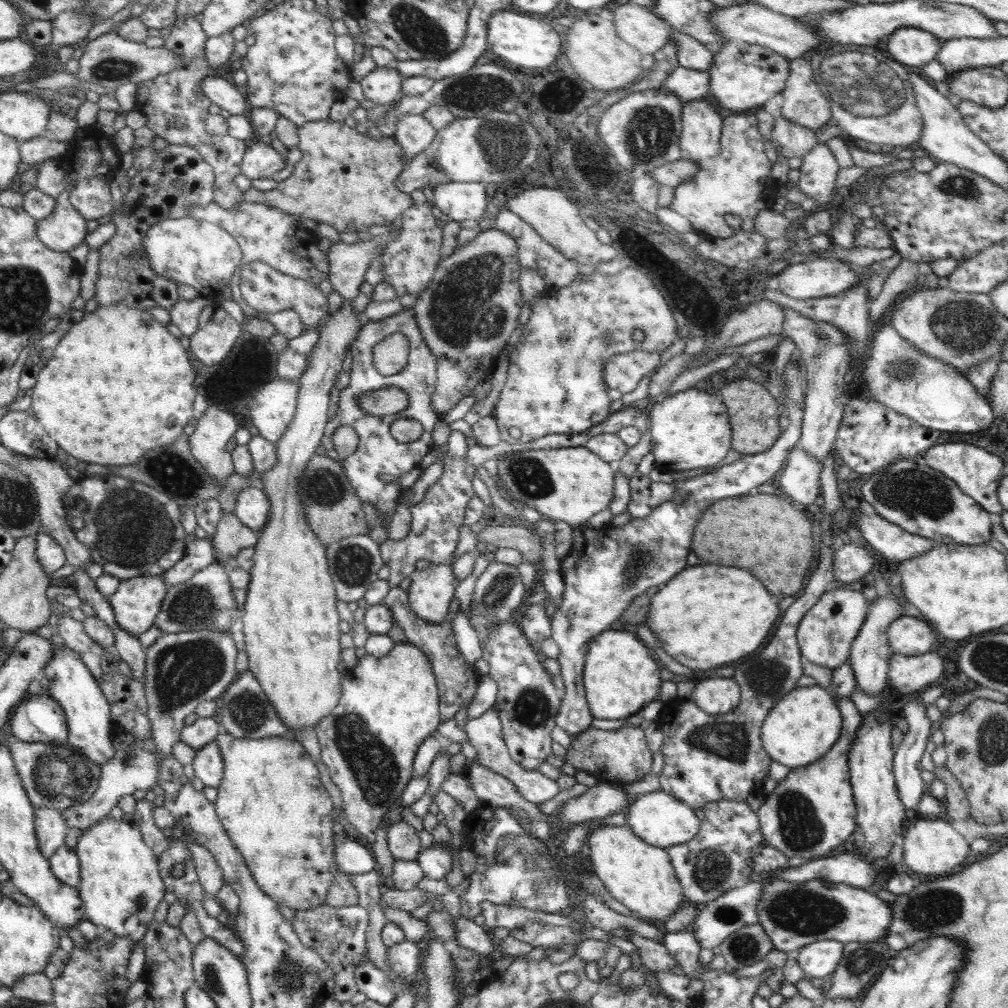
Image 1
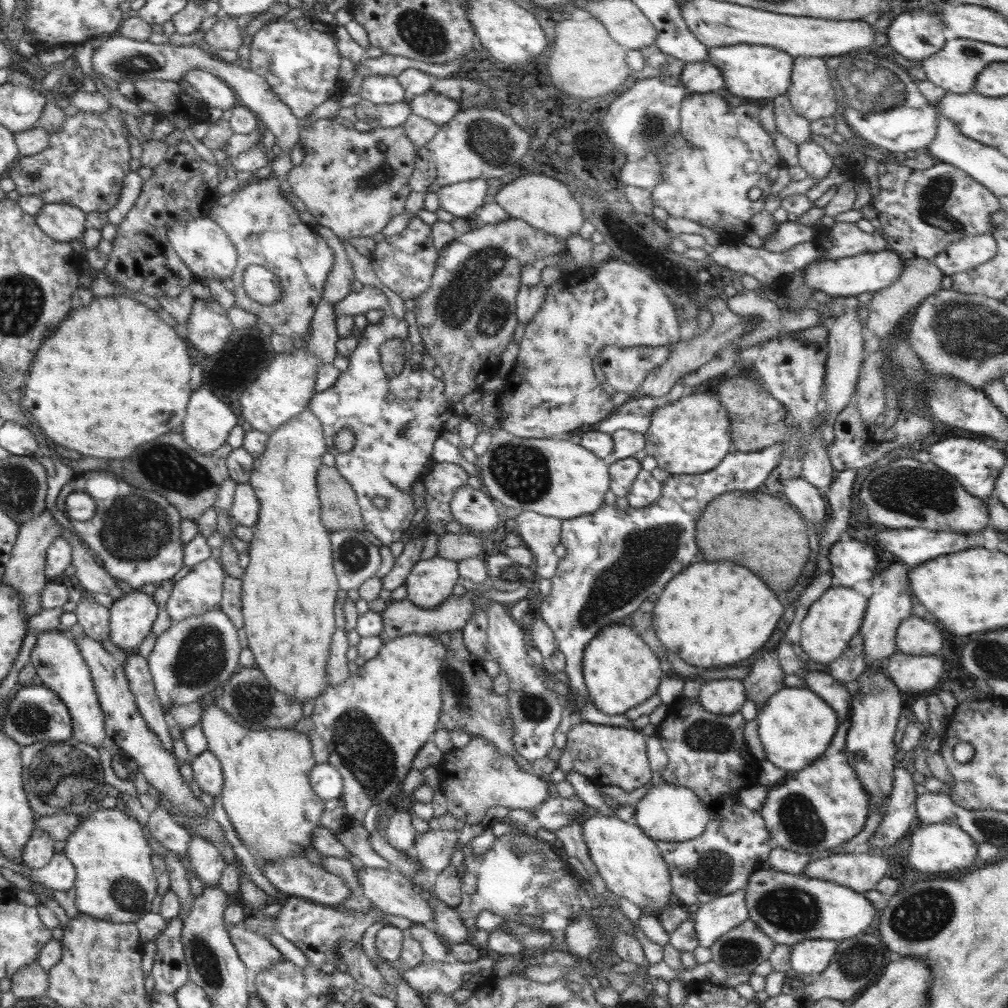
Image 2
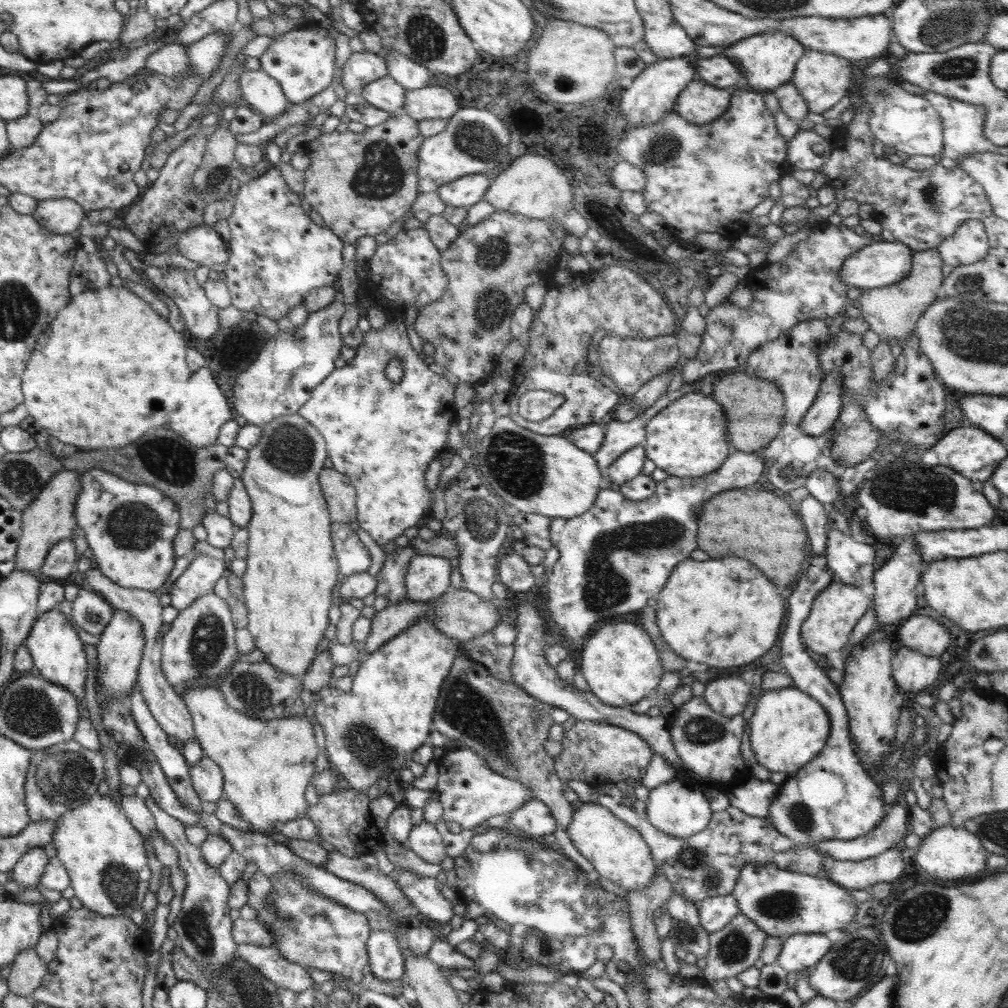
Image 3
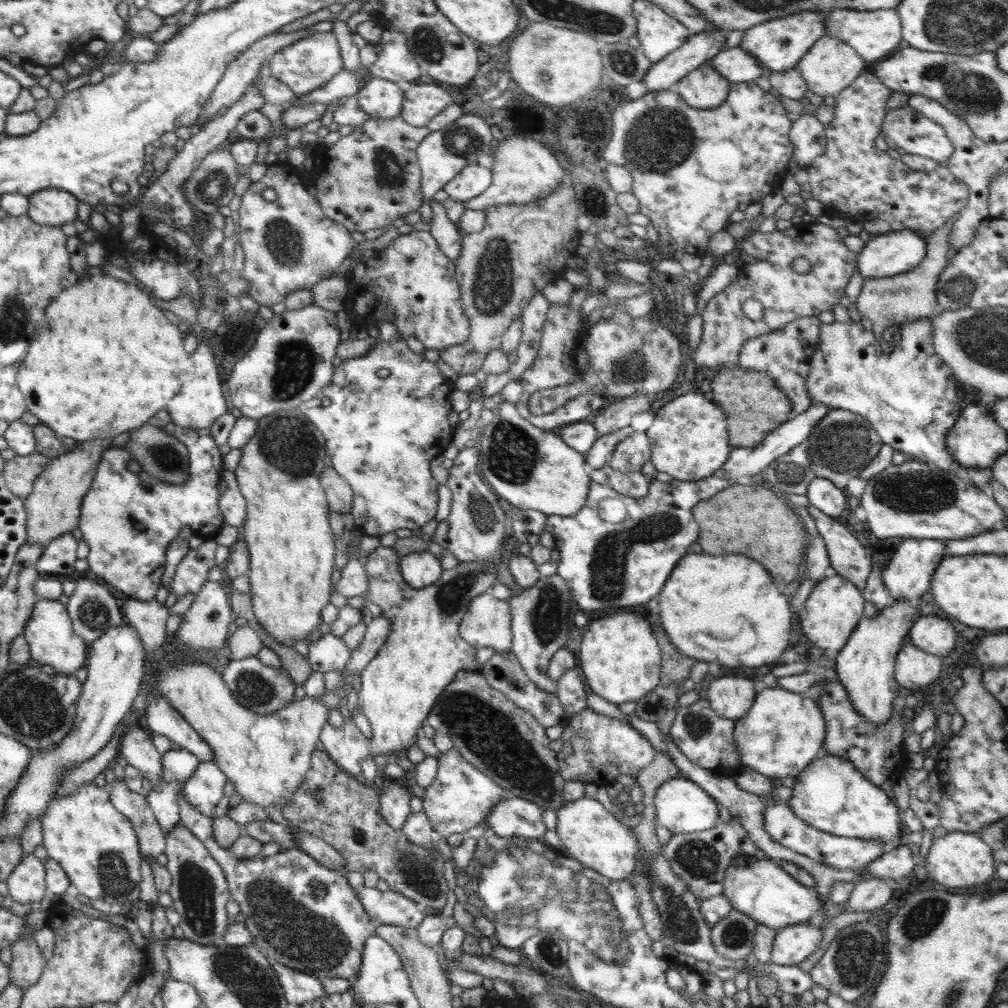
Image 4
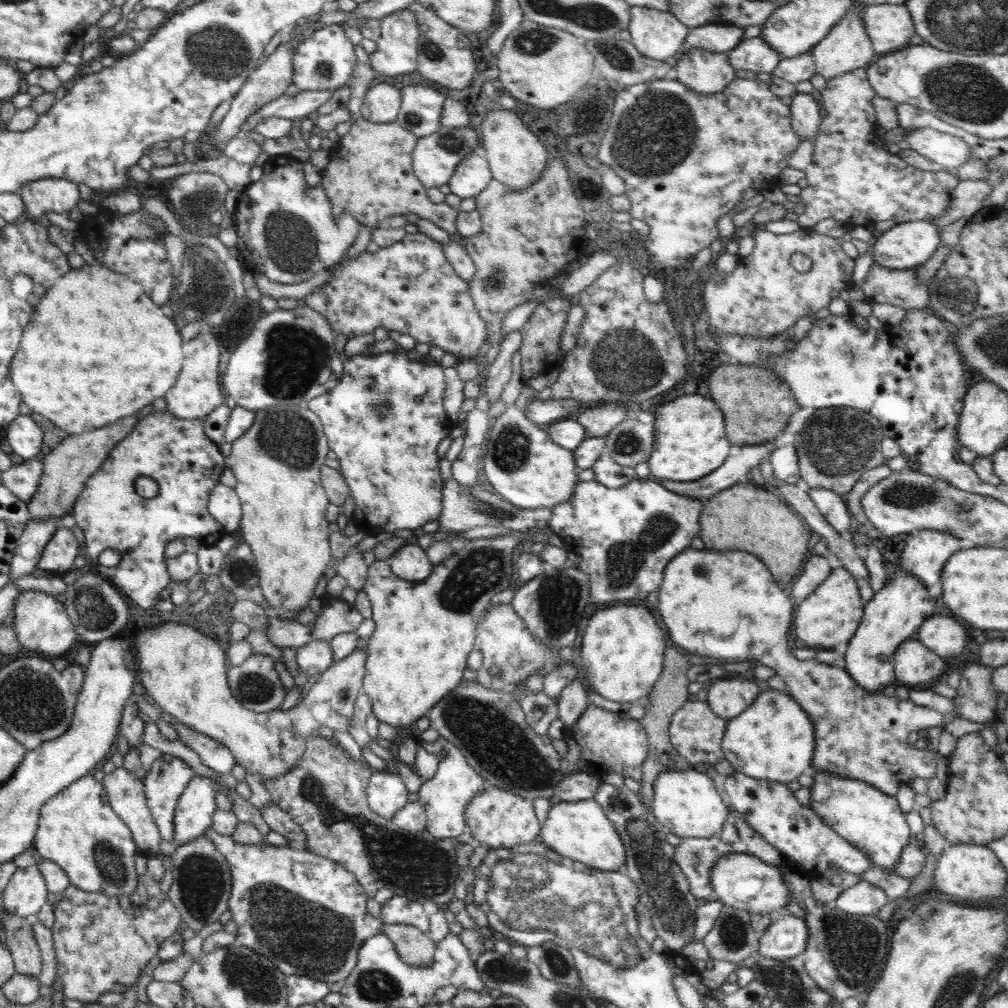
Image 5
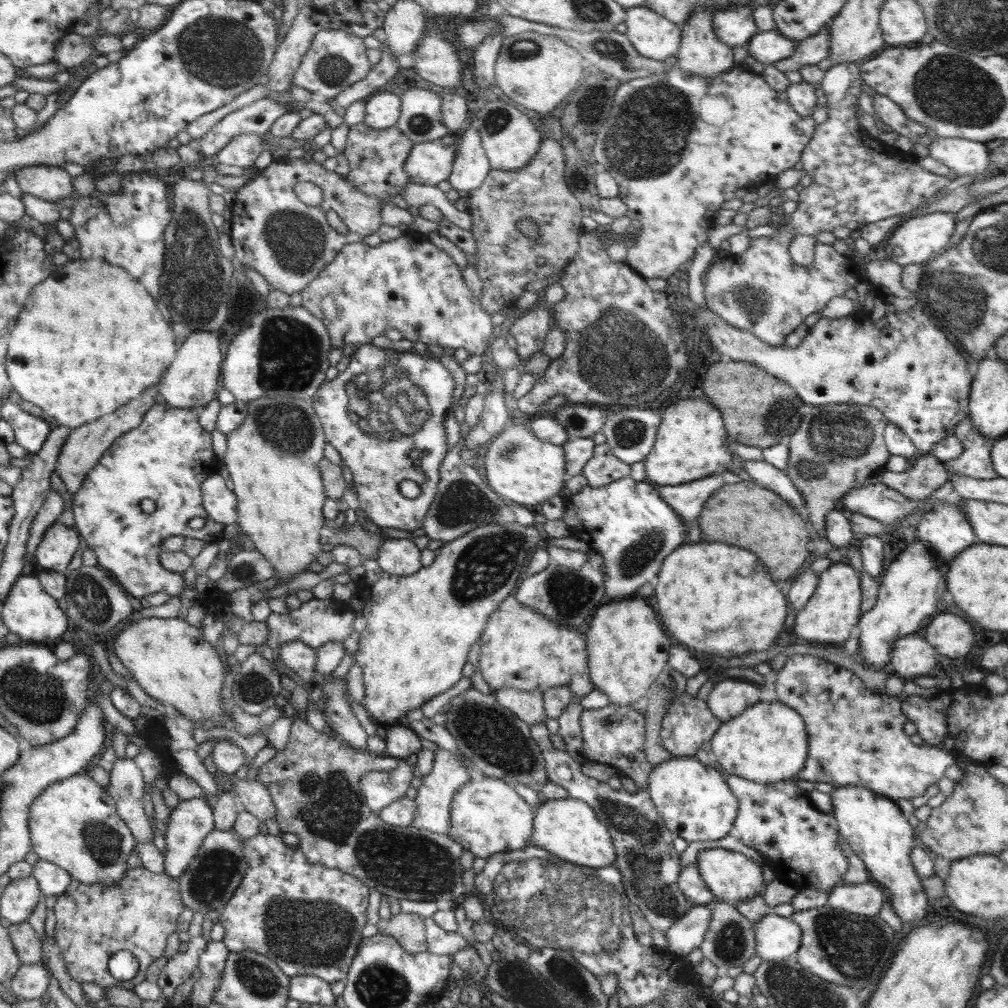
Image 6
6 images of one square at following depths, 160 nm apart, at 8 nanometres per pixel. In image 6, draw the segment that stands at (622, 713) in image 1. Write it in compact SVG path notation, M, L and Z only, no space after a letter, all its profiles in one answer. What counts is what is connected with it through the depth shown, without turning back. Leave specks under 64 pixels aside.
M622 600L597 607L592 614L594 620L590 622L585 640L590 680L596 689L609 697L611 703L620 706L633 705L639 698L646 696L646 690L667 671L668 650L672 642L664 634L654 610L654 606L648 606L648 602L644 600Z

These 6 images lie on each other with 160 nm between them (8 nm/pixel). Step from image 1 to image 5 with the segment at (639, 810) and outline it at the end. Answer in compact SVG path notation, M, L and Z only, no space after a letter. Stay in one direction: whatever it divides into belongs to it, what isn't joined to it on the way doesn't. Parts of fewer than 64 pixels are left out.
M694 766L660 774L654 781L651 810L656 820L680 838L710 838L720 834L730 814L729 806L724 803L712 779Z

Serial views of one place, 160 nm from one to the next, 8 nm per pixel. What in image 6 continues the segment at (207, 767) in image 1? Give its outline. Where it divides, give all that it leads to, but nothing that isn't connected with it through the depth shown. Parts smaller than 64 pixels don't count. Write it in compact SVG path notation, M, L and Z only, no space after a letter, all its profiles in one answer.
M203 798L181 799L167 821L165 839L166 852L164 858L164 873L174 879L178 879L190 862L194 861L194 857L198 855L198 851L202 847L206 835L215 828L213 821L213 807L210 806Z

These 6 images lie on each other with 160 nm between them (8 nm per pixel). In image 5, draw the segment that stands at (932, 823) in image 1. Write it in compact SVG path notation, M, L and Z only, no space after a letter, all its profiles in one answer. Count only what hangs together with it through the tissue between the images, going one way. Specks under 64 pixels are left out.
M952 844L944 849L934 871L936 886L944 896L953 900L970 900L970 902L990 902L1006 894L1006 874L994 852L978 844Z

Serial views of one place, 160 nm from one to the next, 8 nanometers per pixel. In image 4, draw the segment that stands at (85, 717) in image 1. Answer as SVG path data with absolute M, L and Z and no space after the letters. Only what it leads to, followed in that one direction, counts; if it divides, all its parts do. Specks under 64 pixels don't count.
M38 599L33 606L32 616L26 623L23 637L29 643L33 663L49 664L55 668L56 674L72 675L86 662L86 645L82 638L74 632L67 608L60 601Z

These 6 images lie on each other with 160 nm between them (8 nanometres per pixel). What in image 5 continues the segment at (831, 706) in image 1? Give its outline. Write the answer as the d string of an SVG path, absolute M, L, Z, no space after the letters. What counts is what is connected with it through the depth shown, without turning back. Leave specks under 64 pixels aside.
M770 689L761 691L746 710L727 721L721 749L724 758L730 762L734 771L742 772L752 778L764 778L787 784L796 780L808 766L811 766L814 739L814 725L807 712L785 692Z

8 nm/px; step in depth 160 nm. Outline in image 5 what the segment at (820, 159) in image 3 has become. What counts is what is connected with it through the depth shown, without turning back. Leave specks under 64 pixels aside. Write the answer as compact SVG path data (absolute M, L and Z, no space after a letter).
M796 93L789 105L791 125L801 141L808 140L814 144L817 137L822 114L818 103L812 95Z

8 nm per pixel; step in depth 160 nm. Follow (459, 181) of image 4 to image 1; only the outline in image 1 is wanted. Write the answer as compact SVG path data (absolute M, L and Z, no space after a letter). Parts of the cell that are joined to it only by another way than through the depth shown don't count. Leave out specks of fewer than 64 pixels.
M448 182L433 187L436 208L450 216L452 221L476 220L484 224L484 212L486 211L485 184L479 182Z

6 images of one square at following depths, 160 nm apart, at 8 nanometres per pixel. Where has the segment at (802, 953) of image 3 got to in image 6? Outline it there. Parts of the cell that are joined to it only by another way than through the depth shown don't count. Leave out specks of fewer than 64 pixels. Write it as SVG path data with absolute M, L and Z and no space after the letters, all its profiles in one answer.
M770 912L755 924L755 954L763 961L780 961L796 955L801 945L801 932L791 918Z

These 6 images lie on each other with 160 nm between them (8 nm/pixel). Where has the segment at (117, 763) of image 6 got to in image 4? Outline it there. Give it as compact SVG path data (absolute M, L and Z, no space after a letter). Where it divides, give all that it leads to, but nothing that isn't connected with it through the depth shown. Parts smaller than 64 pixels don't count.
M115 779L107 787L110 802L132 823L140 844L140 855L156 859L164 854L166 848L165 834L146 800L144 792L134 792L124 781Z

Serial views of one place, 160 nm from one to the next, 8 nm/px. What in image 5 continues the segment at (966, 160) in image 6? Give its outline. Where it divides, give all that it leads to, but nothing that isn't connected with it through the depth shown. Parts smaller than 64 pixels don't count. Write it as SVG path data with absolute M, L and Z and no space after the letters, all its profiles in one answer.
M903 128L906 132L904 140L910 145L912 150L925 156L928 160L940 164L944 170L952 171L960 169L960 164L964 164L971 155L969 146L961 138L943 133L931 128Z

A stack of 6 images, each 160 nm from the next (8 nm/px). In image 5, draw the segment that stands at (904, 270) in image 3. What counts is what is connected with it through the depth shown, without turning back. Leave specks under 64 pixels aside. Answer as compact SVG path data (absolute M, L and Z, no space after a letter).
M908 221L880 234L870 250L879 265L912 271L928 261L940 243L940 230L934 223Z

